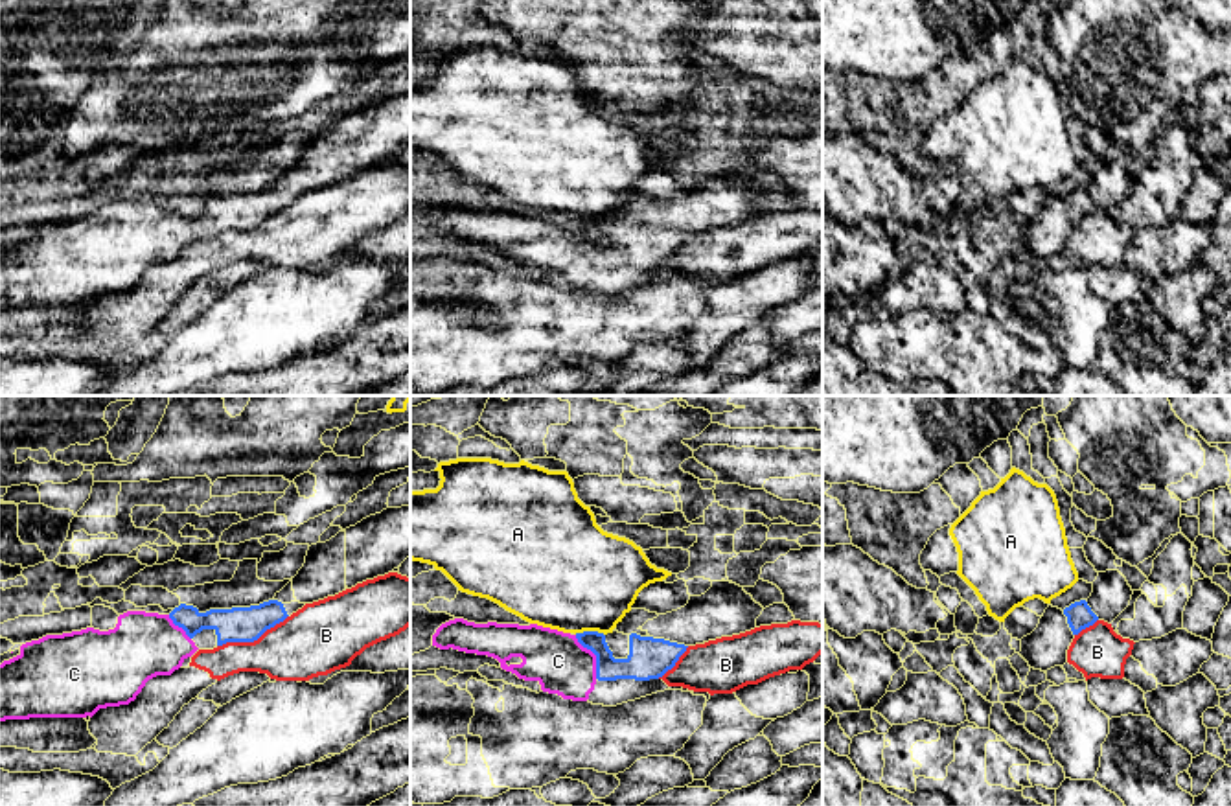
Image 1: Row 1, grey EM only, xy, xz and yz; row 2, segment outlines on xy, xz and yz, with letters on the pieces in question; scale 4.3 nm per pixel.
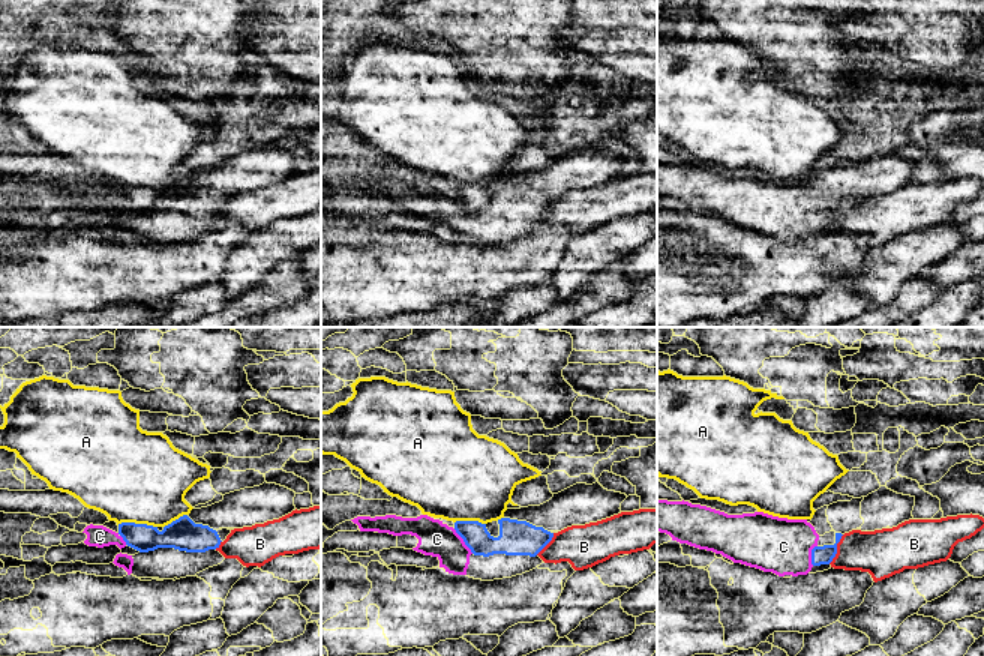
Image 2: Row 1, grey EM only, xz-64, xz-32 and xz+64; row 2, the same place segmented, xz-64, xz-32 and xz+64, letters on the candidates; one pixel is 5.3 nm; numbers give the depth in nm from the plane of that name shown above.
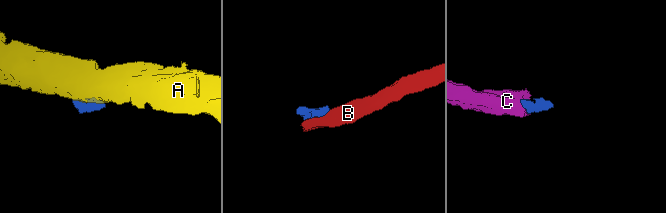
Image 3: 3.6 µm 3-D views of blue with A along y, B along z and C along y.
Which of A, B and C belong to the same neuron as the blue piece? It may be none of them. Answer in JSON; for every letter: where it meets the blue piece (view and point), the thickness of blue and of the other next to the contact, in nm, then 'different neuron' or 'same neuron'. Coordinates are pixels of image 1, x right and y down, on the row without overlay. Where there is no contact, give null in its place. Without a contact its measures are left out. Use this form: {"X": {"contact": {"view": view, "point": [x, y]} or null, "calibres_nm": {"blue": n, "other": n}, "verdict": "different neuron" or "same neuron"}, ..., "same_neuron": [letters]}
{"A": {"contact": {"view": "xz", "point": [589, 219]}, "calibres_nm": {"blue": 130, "other": 480}, "verdict": "different neuron"}, "B": {"contact": {"view": "xy", "point": [253, 229]}, "calibres_nm": {"blue": 160, "other": 300}, "verdict": "different neuron"}, "C": {"contact": {"view": "xz", "point": [595, 241]}, "calibres_nm": {"blue": 180, "other": 240}, "verdict": "same neuron"}, "same_neuron": ["C"]}

